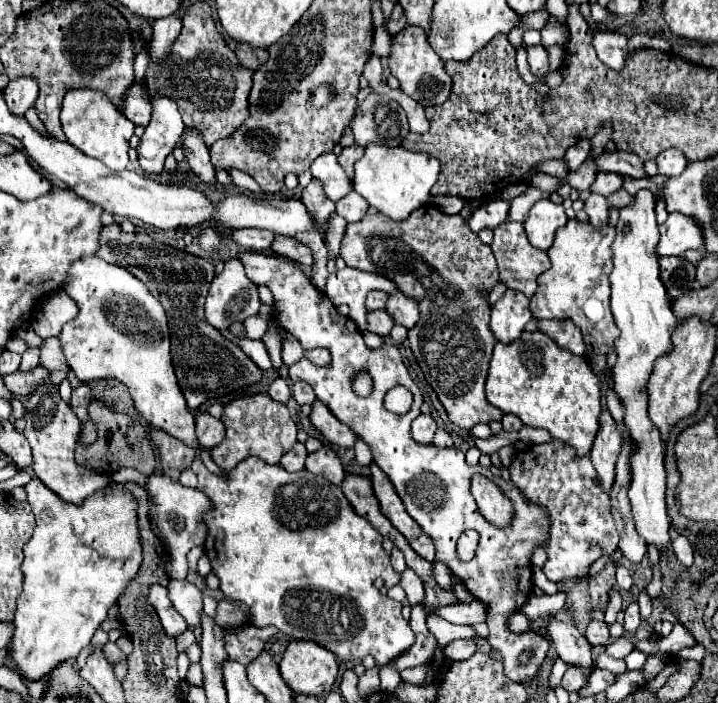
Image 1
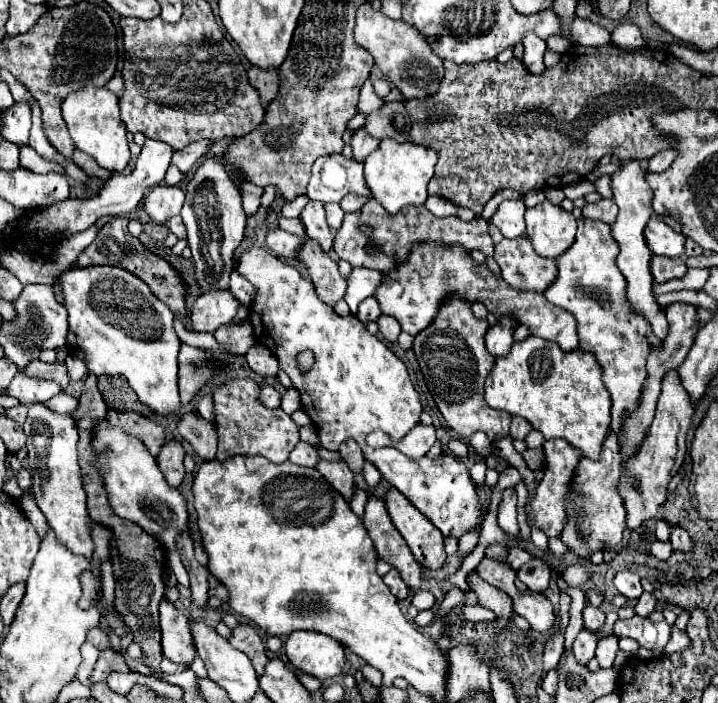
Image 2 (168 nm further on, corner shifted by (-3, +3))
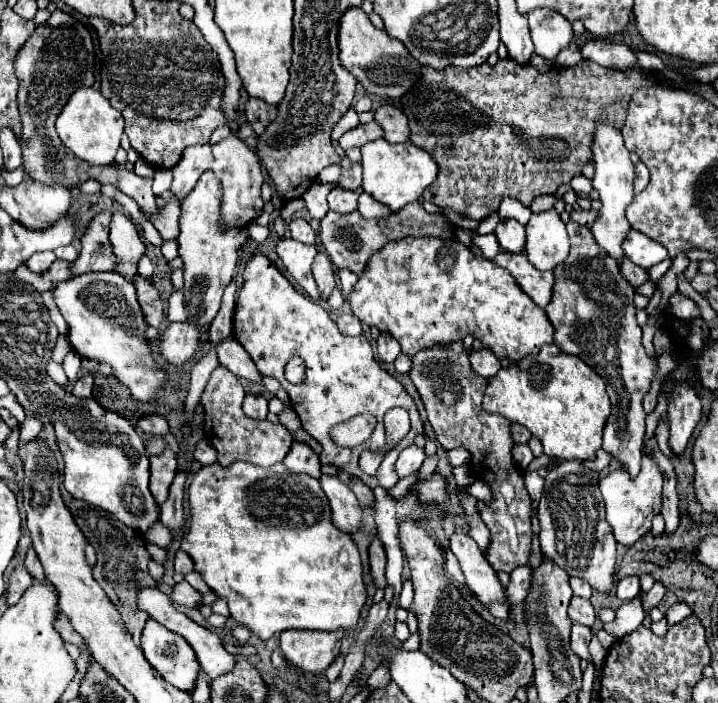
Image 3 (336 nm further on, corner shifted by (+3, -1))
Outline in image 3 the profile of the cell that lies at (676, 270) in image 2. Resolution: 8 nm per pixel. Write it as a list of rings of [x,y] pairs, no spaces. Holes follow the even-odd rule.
[[[621,260],[621,262],[619,262],[619,270],[621,270],[623,278],[625,278],[633,288],[637,288],[637,286],[641,286],[643,282],[647,282],[647,280],[649,280],[647,270],[643,270],[643,268],[635,266],[635,264],[633,264],[633,262],[629,262],[629,260]]]

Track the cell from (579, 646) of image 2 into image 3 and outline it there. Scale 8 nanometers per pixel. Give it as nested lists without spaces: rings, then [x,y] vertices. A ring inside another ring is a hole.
[[[573,624],[571,628],[571,648],[575,650],[575,654],[581,654],[581,658],[589,660],[589,640],[591,640],[591,628],[581,626],[581,624]]]

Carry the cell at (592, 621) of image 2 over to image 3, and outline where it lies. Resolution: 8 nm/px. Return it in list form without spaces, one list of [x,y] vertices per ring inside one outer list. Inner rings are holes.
[[[573,596],[571,602],[569,602],[569,618],[575,624],[591,626],[595,622],[595,610],[593,610],[593,606],[591,606],[589,600]]]

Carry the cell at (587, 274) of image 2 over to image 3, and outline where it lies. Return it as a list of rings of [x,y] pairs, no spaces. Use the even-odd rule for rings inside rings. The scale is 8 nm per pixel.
[[[567,222],[567,234],[571,242],[571,250],[567,260],[553,270],[555,274],[555,286],[553,286],[553,298],[549,306],[545,308],[553,328],[555,328],[555,344],[565,350],[567,354],[579,356],[583,362],[587,362],[603,380],[607,386],[607,394],[611,398],[611,416],[607,420],[605,432],[603,432],[603,450],[613,456],[615,462],[619,462],[631,478],[639,474],[641,456],[643,456],[643,436],[645,436],[645,412],[643,412],[643,396],[649,392],[651,380],[657,374],[657,358],[649,358],[645,354],[645,348],[641,344],[641,328],[635,320],[635,306],[633,306],[633,288],[627,284],[627,280],[621,276],[617,262],[601,250],[591,234],[589,228],[579,226],[575,222]]]

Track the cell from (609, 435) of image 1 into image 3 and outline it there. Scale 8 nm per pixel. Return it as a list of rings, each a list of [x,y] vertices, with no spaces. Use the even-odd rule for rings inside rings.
[[[563,460],[545,478],[545,488],[543,488],[543,496],[539,500],[537,518],[541,518],[539,520],[541,550],[549,558],[553,558],[569,576],[577,576],[577,578],[583,578],[585,582],[589,582],[593,590],[597,590],[597,592],[611,592],[613,590],[617,542],[613,540],[611,526],[605,520],[605,502],[603,502],[601,492],[599,492],[599,474],[597,472],[583,468],[577,460]]]

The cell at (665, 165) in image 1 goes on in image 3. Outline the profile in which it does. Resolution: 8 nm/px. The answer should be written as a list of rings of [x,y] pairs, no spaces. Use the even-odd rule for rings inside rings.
[[[643,162],[635,164],[635,192],[641,192],[649,184],[649,170],[643,166]]]

